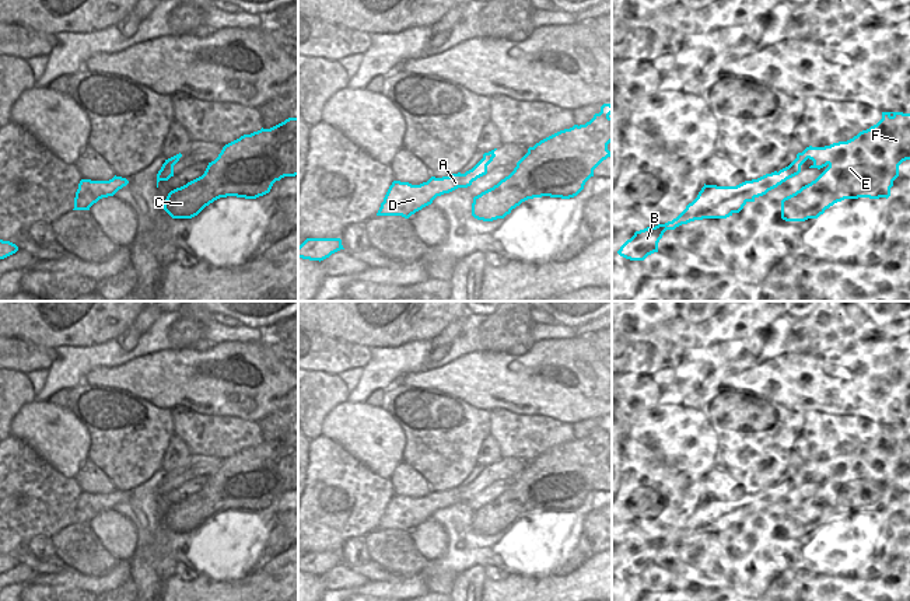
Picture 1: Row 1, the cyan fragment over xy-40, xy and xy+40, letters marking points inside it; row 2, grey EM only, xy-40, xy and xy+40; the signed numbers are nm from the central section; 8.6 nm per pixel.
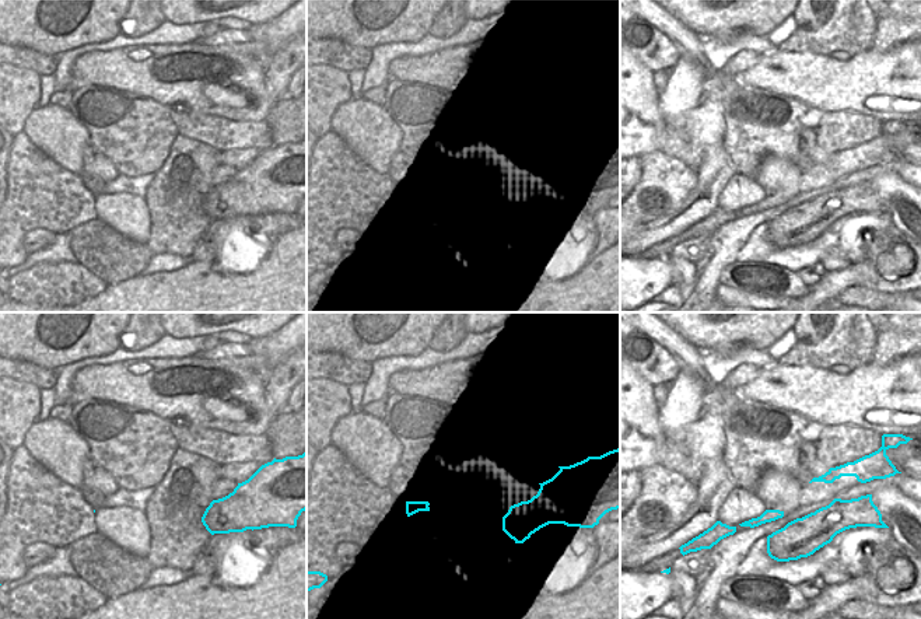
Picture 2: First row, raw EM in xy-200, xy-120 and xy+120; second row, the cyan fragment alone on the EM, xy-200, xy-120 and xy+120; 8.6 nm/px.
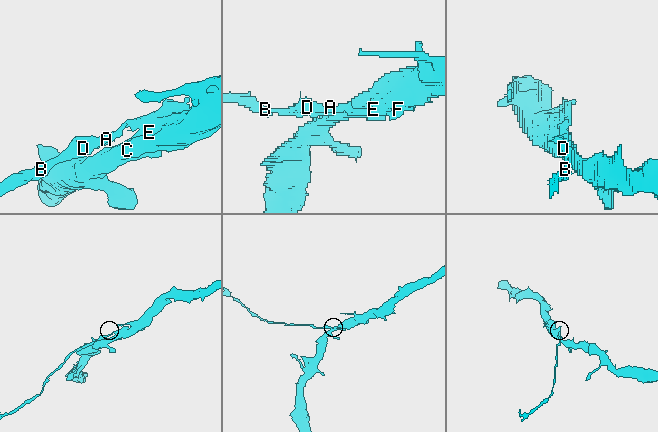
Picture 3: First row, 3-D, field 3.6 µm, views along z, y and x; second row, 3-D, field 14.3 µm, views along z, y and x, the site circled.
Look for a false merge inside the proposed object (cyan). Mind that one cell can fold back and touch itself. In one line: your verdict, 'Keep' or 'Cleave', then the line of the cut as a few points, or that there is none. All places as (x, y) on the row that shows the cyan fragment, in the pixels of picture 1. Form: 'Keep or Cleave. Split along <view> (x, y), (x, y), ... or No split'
Cleave. Split along xy (464, 174), (465, 187)

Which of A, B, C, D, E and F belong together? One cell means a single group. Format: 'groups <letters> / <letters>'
groups A B D / C E F

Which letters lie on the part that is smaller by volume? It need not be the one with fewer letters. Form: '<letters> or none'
A, B, D

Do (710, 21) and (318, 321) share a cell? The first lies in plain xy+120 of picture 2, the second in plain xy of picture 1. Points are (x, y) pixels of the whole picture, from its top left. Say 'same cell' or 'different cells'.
same cell

